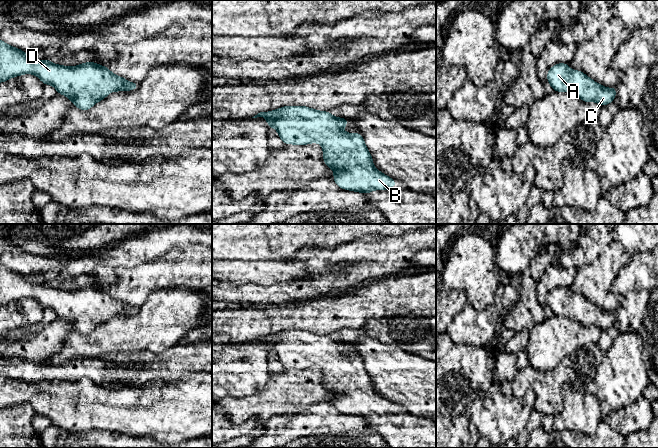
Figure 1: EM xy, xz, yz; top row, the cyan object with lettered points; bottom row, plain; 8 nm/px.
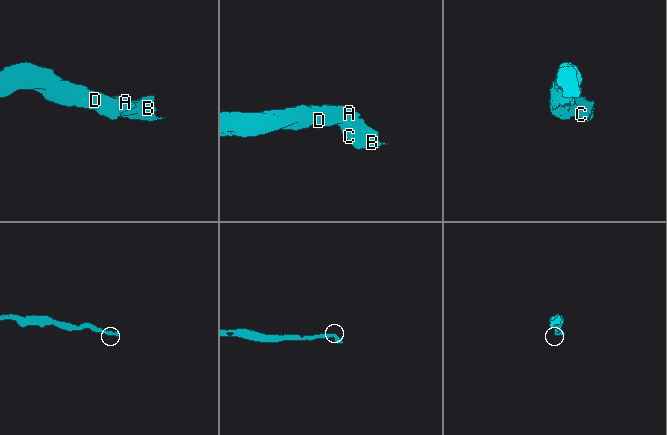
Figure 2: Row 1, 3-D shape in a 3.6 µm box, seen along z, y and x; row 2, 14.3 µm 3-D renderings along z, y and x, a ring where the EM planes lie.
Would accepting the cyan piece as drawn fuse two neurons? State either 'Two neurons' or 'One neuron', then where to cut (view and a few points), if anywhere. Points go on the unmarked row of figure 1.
One neuron. No split

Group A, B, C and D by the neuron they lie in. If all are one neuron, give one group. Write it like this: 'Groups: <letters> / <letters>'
Groups: A B C D

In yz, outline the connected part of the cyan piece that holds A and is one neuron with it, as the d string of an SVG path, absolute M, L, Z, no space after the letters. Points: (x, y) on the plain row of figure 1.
M558 287L547 295L547 306L555 316L572 316L574 320L580 322L586 327L597 326L600 330L606 330L614 326L616 320L616 310L607 312L598 308L580 294L571 294L567 287Z

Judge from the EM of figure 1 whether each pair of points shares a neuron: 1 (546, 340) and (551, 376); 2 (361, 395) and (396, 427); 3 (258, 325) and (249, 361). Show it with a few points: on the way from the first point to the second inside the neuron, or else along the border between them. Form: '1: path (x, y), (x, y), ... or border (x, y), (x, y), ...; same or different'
1: border (529, 364), (540, 370), (549, 370), (557, 367); different
2: path (370, 404), (387, 418); same
3: border (251, 341), (231, 343); different

